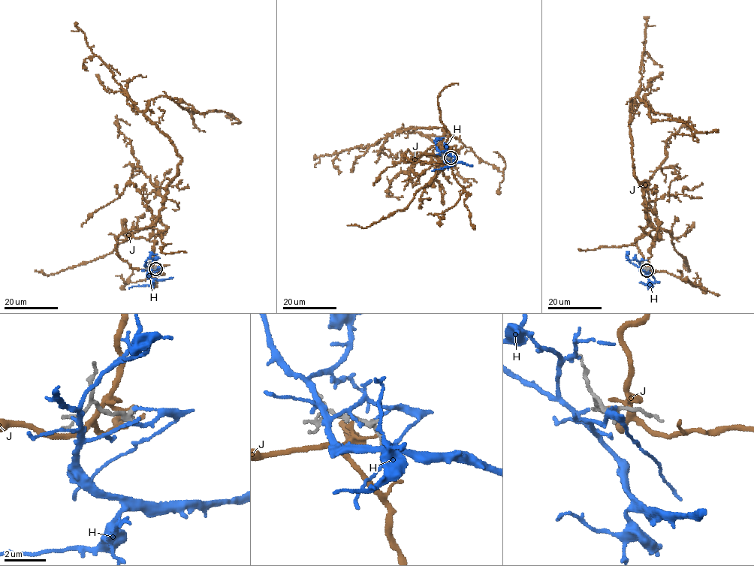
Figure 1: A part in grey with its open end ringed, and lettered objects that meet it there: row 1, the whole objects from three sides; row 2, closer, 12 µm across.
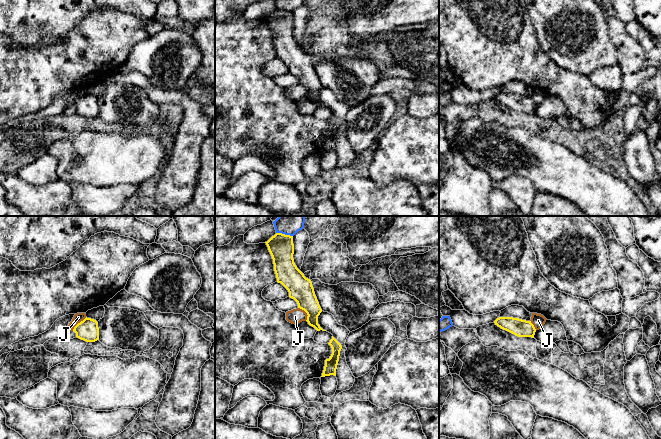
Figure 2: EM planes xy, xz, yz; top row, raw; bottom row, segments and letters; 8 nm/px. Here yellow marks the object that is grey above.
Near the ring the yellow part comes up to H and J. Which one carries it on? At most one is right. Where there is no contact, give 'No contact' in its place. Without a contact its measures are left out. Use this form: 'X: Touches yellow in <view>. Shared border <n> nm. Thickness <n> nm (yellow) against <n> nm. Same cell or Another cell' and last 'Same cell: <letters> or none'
H: Touches yellow in xz. Shared border 140 nm. Thickness 200 nm (yellow) against 220 nm. Another cell
J: Touches yellow in xz. Shared border 130 nm. Thickness 200 nm (yellow) against 120 nm. Another cell
Same cell: none

